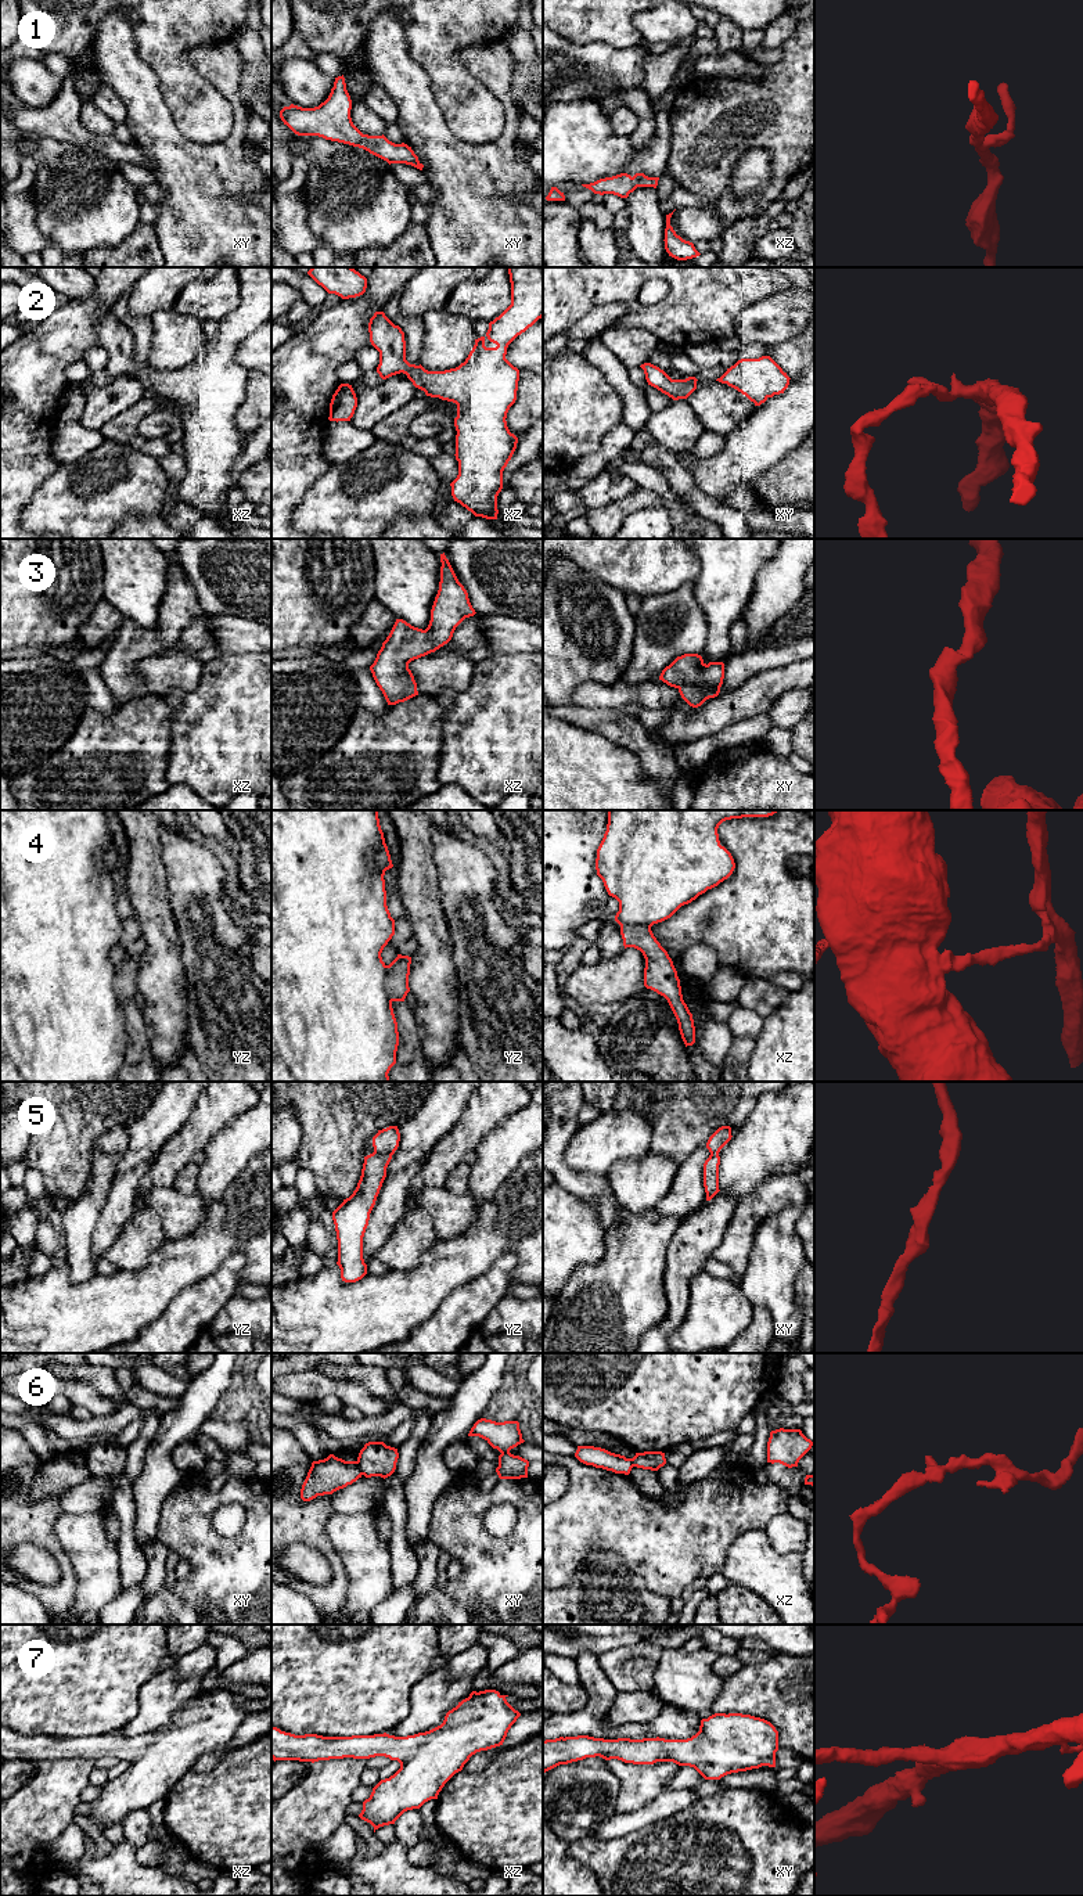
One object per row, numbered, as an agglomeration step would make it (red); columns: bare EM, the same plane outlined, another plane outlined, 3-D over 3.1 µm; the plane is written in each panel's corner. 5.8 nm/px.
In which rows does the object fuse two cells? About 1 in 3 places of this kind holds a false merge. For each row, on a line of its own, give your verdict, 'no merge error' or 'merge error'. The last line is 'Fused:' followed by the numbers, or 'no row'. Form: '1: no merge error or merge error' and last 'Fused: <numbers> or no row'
1: no merge error
2: no merge error
3: no merge error
4: merge error
5: no merge error
6: merge error
7: no merge error
Fused: 4, 6

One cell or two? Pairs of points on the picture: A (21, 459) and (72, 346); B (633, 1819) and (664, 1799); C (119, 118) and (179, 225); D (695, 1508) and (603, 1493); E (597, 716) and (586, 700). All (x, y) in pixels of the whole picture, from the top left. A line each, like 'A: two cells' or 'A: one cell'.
A: one cell
B: one cell
C: two cells
D: one cell
E: two cells

